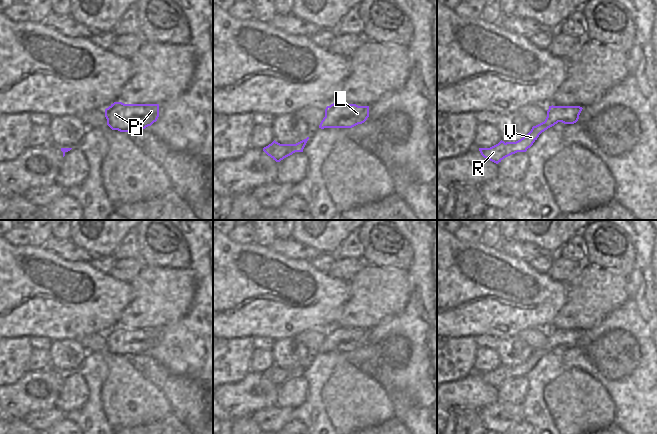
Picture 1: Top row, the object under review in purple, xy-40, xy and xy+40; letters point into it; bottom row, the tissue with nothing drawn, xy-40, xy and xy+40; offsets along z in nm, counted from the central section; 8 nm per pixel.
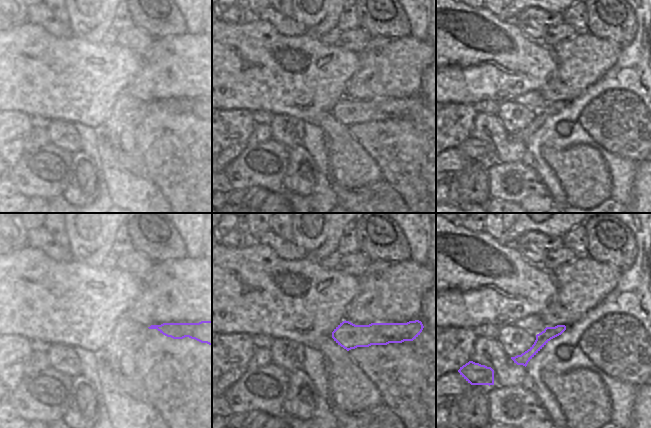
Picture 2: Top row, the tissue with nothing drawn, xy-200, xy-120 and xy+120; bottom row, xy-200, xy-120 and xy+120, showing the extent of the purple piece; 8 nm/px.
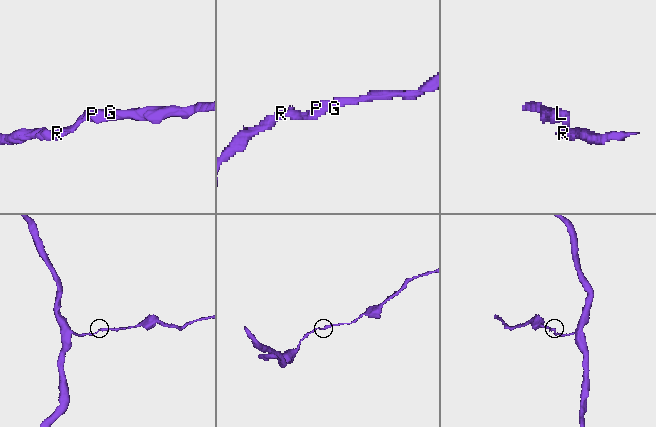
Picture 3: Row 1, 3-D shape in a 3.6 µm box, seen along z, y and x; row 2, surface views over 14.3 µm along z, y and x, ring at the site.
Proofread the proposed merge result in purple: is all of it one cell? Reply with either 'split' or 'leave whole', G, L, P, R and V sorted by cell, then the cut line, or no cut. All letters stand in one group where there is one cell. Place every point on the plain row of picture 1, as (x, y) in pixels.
leave whole | G L P R V | no cut

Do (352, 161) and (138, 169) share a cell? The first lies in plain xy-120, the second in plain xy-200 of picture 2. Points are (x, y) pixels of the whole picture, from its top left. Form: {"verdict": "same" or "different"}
{"verdict": "same"}

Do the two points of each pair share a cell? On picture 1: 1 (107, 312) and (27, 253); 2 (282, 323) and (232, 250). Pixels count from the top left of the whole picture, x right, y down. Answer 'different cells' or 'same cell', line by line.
1: same cell
2: same cell

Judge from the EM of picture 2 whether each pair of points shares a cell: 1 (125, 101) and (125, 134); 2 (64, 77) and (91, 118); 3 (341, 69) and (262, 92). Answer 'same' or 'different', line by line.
1: same
2: same
3: same

